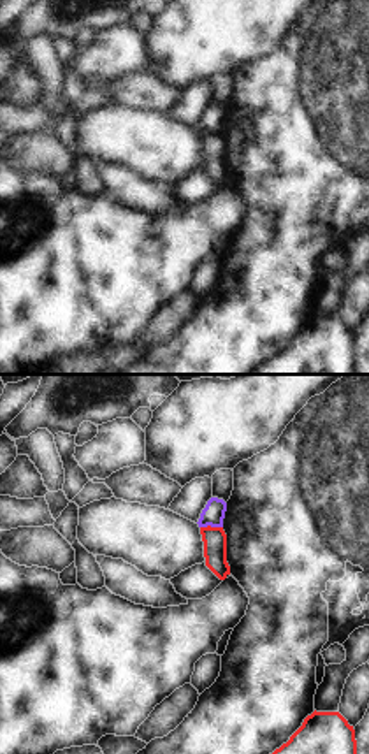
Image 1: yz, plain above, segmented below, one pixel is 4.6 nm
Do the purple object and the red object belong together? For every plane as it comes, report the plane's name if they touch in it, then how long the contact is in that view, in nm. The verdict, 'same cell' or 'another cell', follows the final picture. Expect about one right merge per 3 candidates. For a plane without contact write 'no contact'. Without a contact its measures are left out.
yz | 100 nm

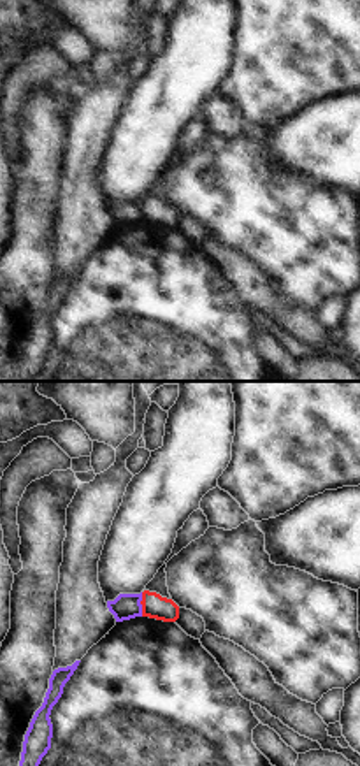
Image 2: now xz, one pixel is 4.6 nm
xz | 110 nm

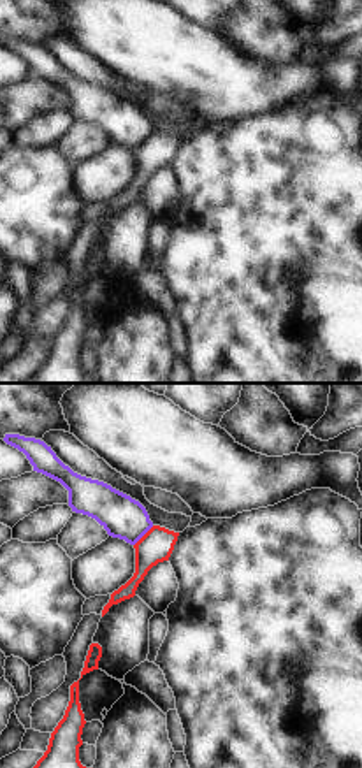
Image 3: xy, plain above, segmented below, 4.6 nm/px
xy | 130 nm

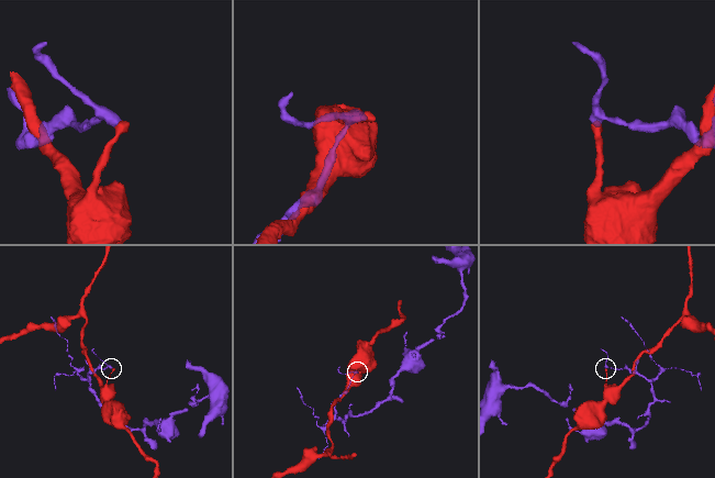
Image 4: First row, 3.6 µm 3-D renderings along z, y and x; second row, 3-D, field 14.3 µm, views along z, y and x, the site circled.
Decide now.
another cell

